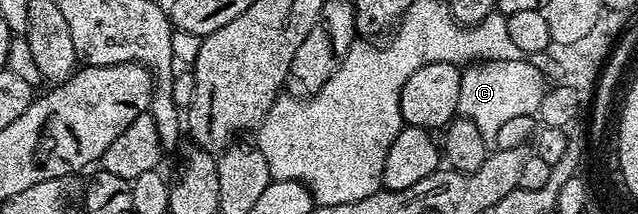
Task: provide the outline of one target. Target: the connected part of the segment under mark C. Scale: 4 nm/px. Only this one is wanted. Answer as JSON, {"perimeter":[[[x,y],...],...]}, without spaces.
{"perimeter":[[[527,58],[510,62],[486,60],[473,62],[461,71],[462,94],[458,94],[458,113],[463,119],[474,122],[482,130],[482,138],[495,141],[498,129],[518,114],[532,116],[539,113],[546,91],[546,78]]]}

